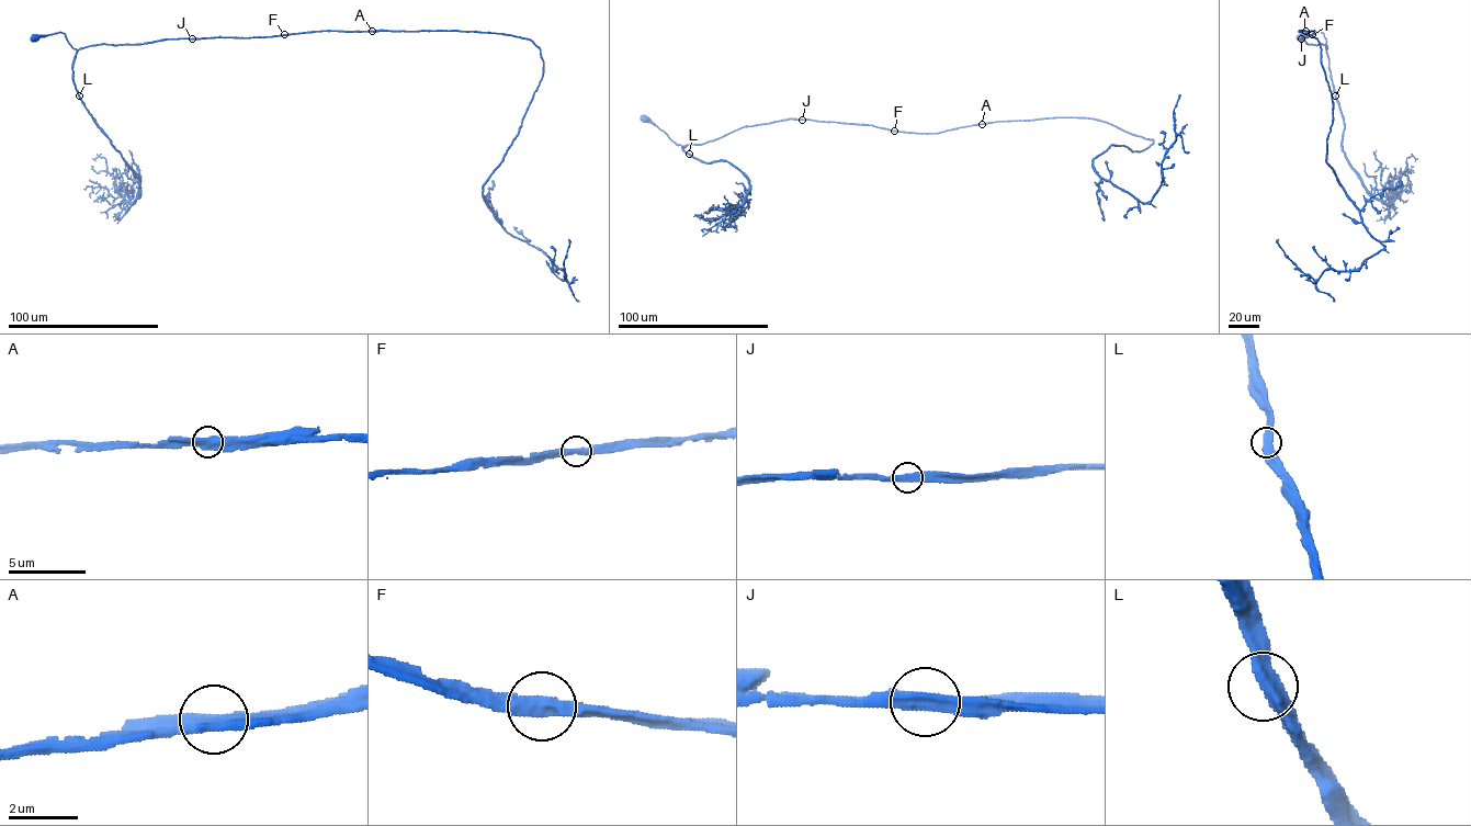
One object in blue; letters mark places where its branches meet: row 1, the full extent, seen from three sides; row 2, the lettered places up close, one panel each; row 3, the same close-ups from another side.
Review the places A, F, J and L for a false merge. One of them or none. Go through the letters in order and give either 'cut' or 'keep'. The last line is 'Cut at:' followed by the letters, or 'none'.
A: cut
F: keep
J: keep
L: keep
Cut at: A

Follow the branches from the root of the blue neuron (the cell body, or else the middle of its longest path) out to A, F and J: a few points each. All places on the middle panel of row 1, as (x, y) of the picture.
A: (645, 117), (682, 146), (713, 142), (745, 126), (790, 119), (866, 124), (920, 133), (982, 124)
F: (645, 117), (682, 146), (713, 142), (745, 126), (790, 119), (866, 124), (894, 131)
J: (645, 117), (682, 146), (713, 142), (745, 126), (802, 120)

